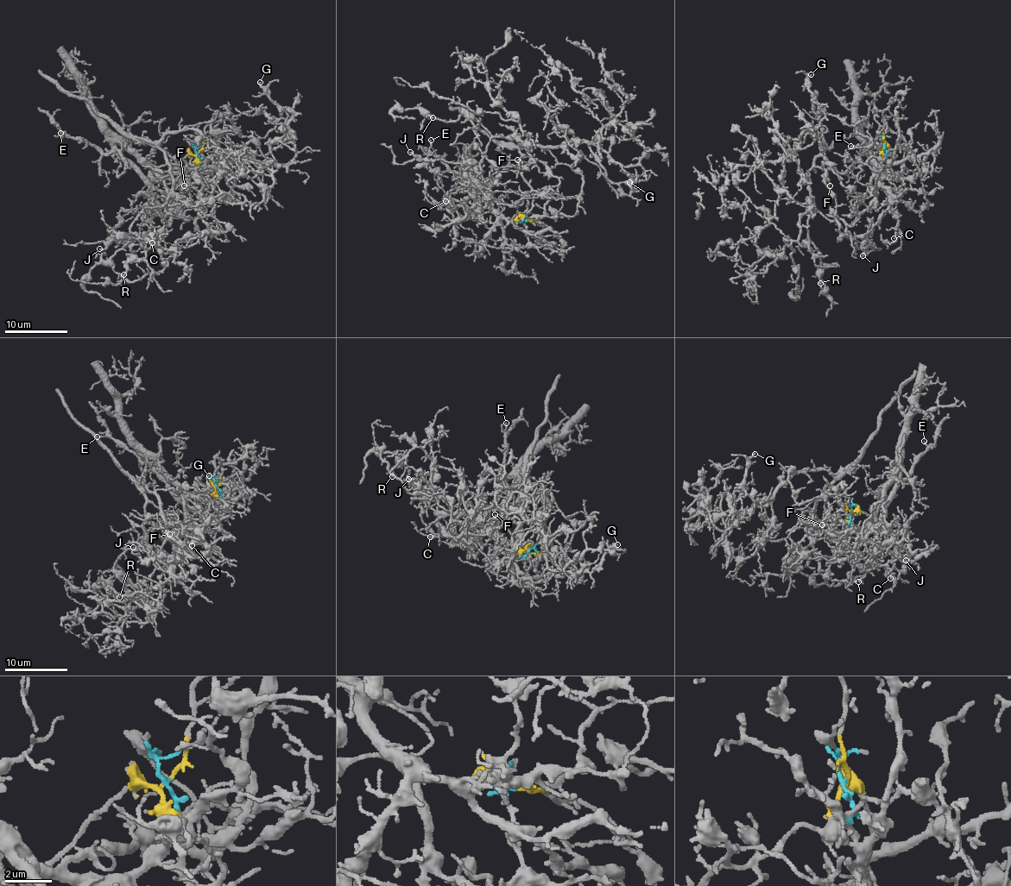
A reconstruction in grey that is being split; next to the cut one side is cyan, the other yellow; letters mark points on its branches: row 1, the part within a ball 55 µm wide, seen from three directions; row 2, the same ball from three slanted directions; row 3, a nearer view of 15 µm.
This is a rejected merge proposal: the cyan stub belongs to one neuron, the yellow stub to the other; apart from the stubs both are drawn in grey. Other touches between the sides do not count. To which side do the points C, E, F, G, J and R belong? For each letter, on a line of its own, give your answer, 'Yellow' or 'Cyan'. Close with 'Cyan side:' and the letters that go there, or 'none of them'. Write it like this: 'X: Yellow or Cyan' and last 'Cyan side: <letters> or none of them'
C: Cyan
E: Cyan
F: Yellow
G: Yellow
J: Yellow
R: Yellow
Cyan side: C, E

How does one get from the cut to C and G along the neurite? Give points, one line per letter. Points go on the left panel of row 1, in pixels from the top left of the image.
C: (198, 153), (198, 169), (183, 179), (162, 178), (137, 162), (136, 172), (150, 189), (144, 215), (152, 242)
G: (198, 153), (204, 172), (191, 176), (159, 147), (198, 128), (231, 148), (275, 127), (260, 83)

